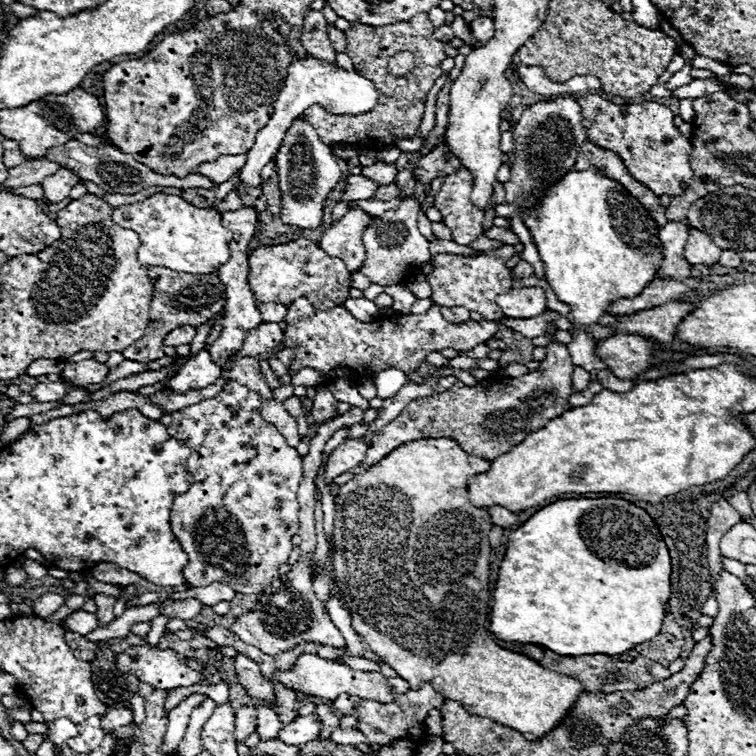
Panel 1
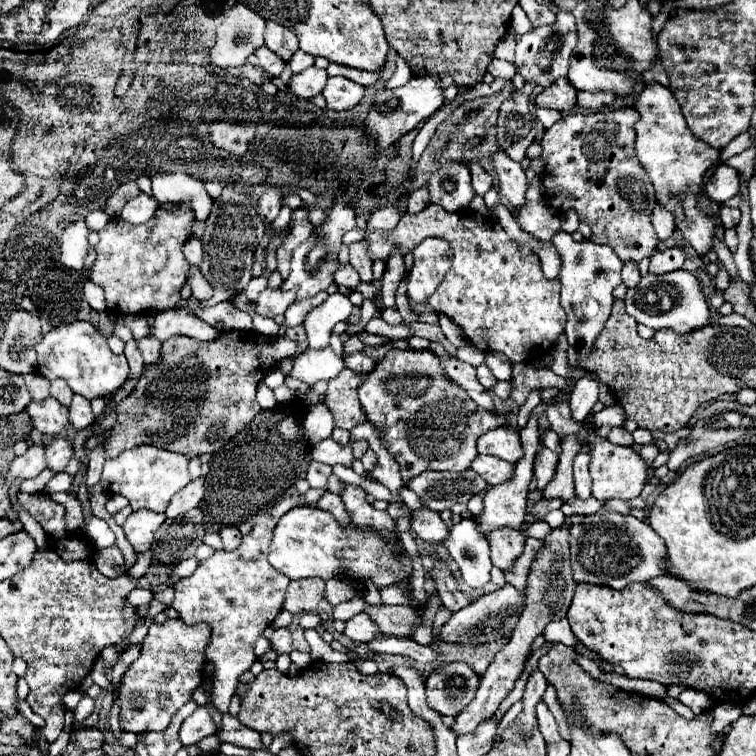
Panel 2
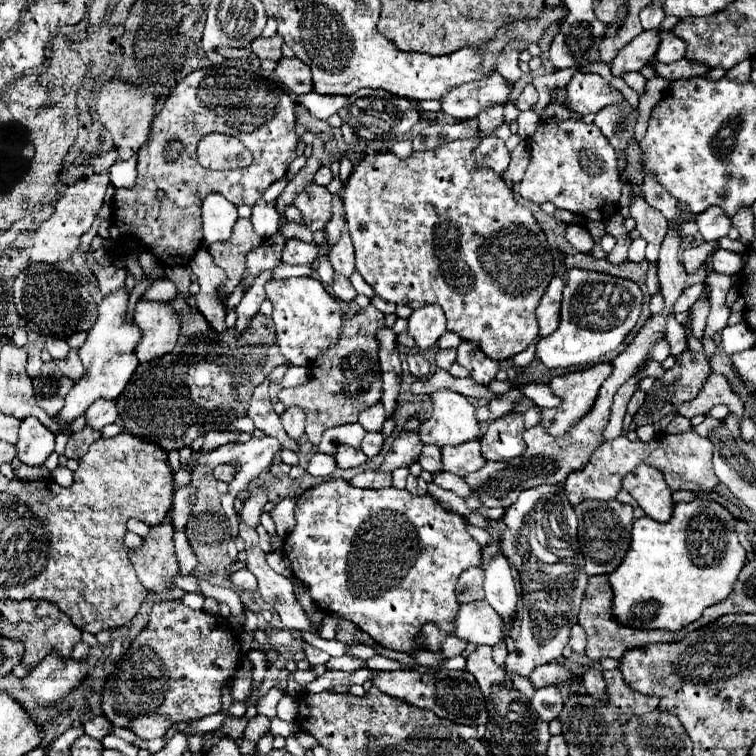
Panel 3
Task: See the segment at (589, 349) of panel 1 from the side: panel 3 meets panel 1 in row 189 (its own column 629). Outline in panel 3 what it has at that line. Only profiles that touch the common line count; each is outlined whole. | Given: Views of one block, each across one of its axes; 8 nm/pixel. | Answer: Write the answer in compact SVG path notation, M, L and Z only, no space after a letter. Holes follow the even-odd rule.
M698 496L692 502L674 504L674 512L668 522L654 522L648 516L634 520L630 550L622 566L618 566L614 574L610 574L610 584L614 588L612 612L618 622L644 630L680 630L682 626L698 620L704 608L726 600L742 566L746 564L746 550L740 546L738 540L728 540L728 530L734 530L736 524L738 520L728 508Z

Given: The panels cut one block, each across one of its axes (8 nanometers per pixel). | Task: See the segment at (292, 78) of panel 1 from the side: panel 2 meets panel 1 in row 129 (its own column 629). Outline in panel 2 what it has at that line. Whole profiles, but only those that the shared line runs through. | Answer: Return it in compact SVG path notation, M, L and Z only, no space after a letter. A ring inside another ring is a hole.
M630 262L630 264L624 264L624 268L622 268L622 282L624 282L628 288L632 288L632 286L638 286L638 282L640 282L638 264L634 264L634 262Z

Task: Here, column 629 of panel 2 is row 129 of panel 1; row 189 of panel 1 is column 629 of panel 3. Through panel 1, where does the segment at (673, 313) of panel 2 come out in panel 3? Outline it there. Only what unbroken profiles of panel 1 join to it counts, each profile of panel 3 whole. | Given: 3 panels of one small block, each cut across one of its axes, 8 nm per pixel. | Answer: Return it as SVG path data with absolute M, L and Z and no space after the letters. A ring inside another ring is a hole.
M572 268L564 288L562 320L554 334L540 338L536 356L546 368L568 368L596 362L600 356L616 350L638 322L642 308L642 290L636 282L602 272Z

